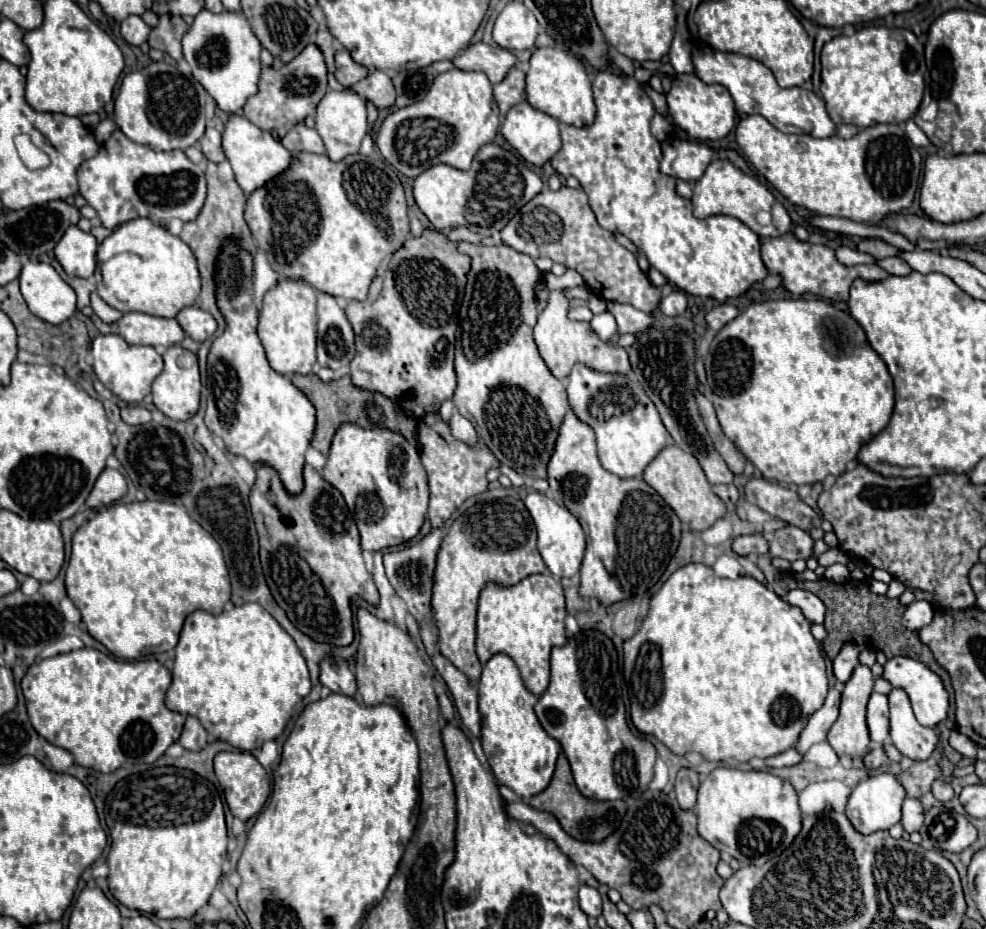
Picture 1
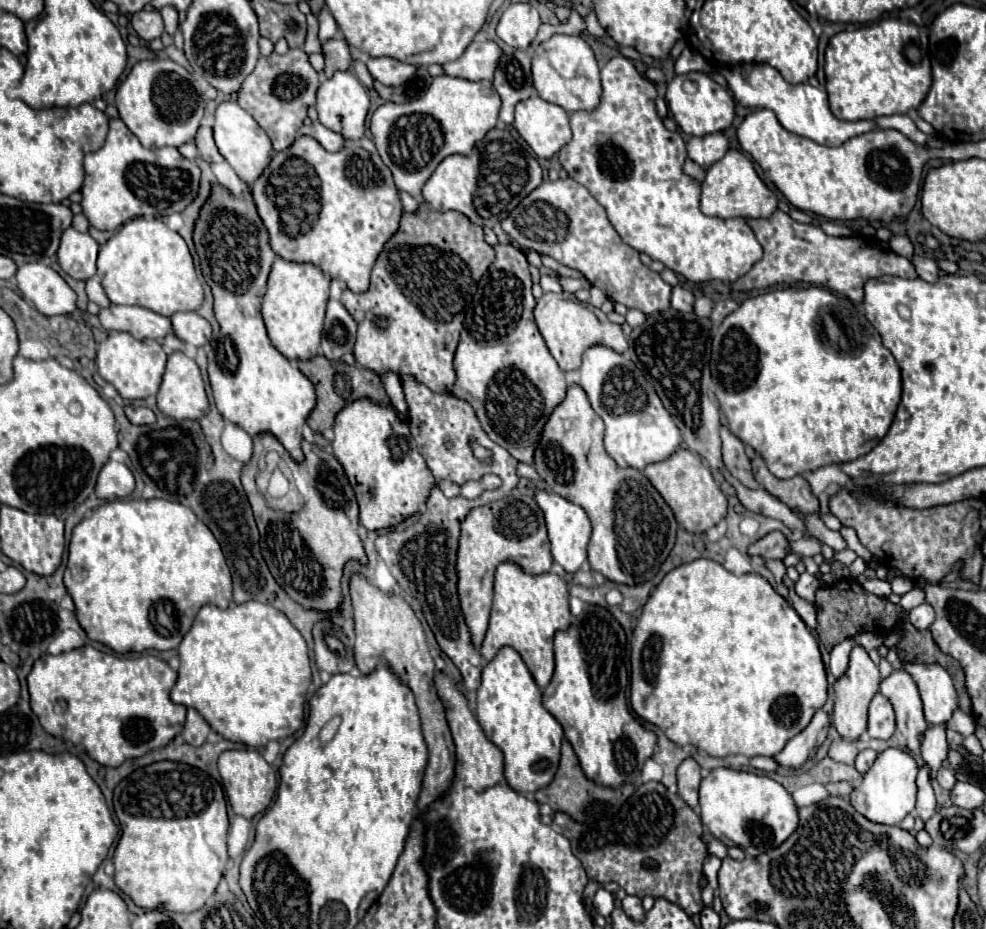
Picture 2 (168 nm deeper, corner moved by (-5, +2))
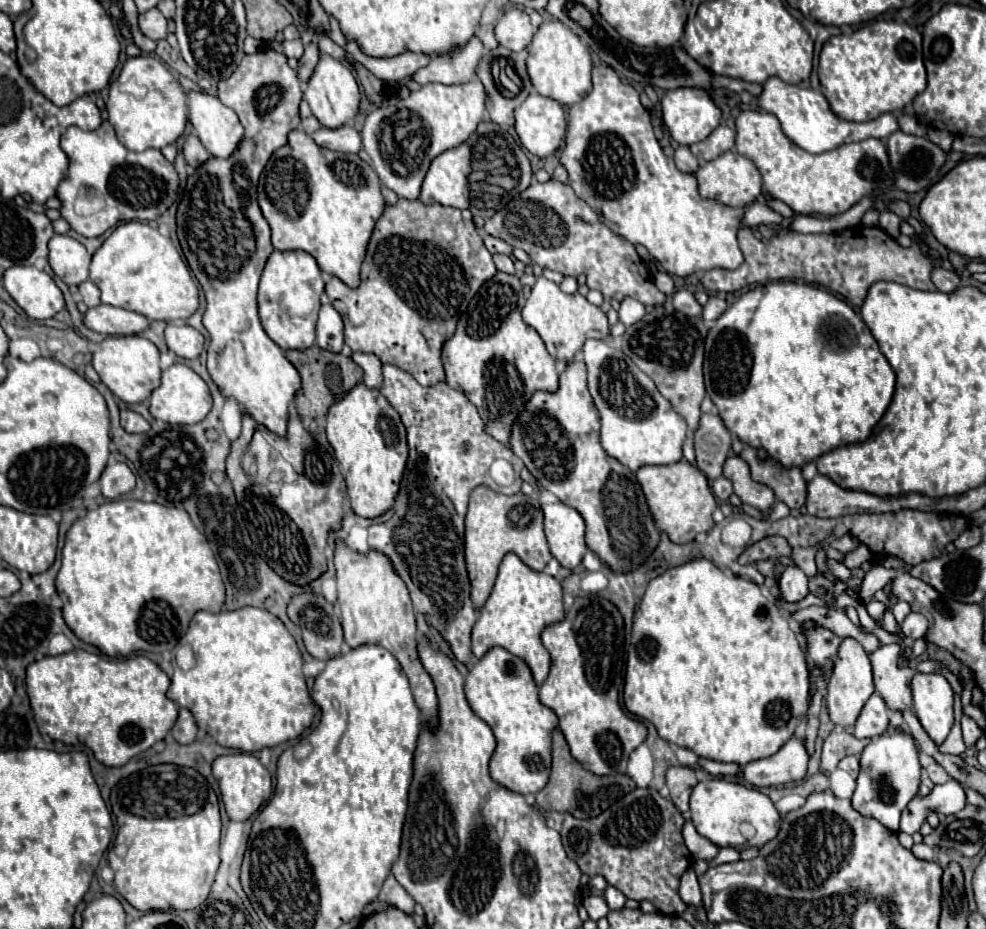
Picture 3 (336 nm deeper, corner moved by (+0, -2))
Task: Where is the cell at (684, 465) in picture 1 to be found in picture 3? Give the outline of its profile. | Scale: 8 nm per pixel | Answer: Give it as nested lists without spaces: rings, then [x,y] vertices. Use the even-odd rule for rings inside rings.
[[[678,461],[674,465],[664,467],[642,467],[636,473],[638,483],[646,495],[648,507],[654,515],[654,521],[658,523],[658,529],[668,533],[668,537],[674,543],[688,543],[694,541],[698,533],[706,533],[714,527],[712,513],[718,507],[716,497],[708,485],[706,475],[688,461]]]

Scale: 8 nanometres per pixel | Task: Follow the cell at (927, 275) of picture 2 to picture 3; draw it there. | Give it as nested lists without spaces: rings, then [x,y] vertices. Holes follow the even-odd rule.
[[[934,267],[930,277],[932,277],[934,287],[938,291],[942,291],[942,293],[950,293],[950,291],[954,291],[960,285],[960,277],[954,271],[948,271],[944,267]]]

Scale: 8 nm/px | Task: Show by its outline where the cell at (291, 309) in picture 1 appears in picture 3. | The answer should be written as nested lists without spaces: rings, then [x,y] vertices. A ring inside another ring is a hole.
[[[274,251],[264,267],[258,289],[258,311],[266,335],[282,349],[308,349],[314,345],[320,297],[324,293],[322,271],[304,251]]]

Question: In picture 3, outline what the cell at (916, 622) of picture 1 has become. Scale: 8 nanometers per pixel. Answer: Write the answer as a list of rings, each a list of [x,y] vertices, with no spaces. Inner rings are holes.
[[[914,611],[908,613],[904,623],[902,623],[902,633],[906,637],[912,637],[912,639],[924,637],[926,629],[928,629],[928,619],[922,613],[914,613]]]

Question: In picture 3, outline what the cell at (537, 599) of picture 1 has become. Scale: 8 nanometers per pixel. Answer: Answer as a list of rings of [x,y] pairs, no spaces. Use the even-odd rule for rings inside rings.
[[[508,553],[500,563],[494,589],[486,605],[480,609],[480,617],[472,629],[472,653],[476,659],[482,659],[482,655],[486,655],[486,651],[492,647],[504,647],[512,655],[526,661],[526,665],[532,669],[536,685],[542,685],[550,671],[550,655],[542,647],[540,633],[548,625],[554,625],[562,619],[562,585],[546,573],[532,571],[514,553]]]

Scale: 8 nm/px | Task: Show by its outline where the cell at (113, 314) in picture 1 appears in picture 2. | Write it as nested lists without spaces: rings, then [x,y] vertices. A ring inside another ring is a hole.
[[[97,275],[85,281],[85,291],[87,291],[89,301],[95,301],[99,307],[109,307],[111,305],[109,299],[107,299],[107,295],[105,295],[105,291],[103,291],[103,287],[101,287],[101,281],[99,281]]]

